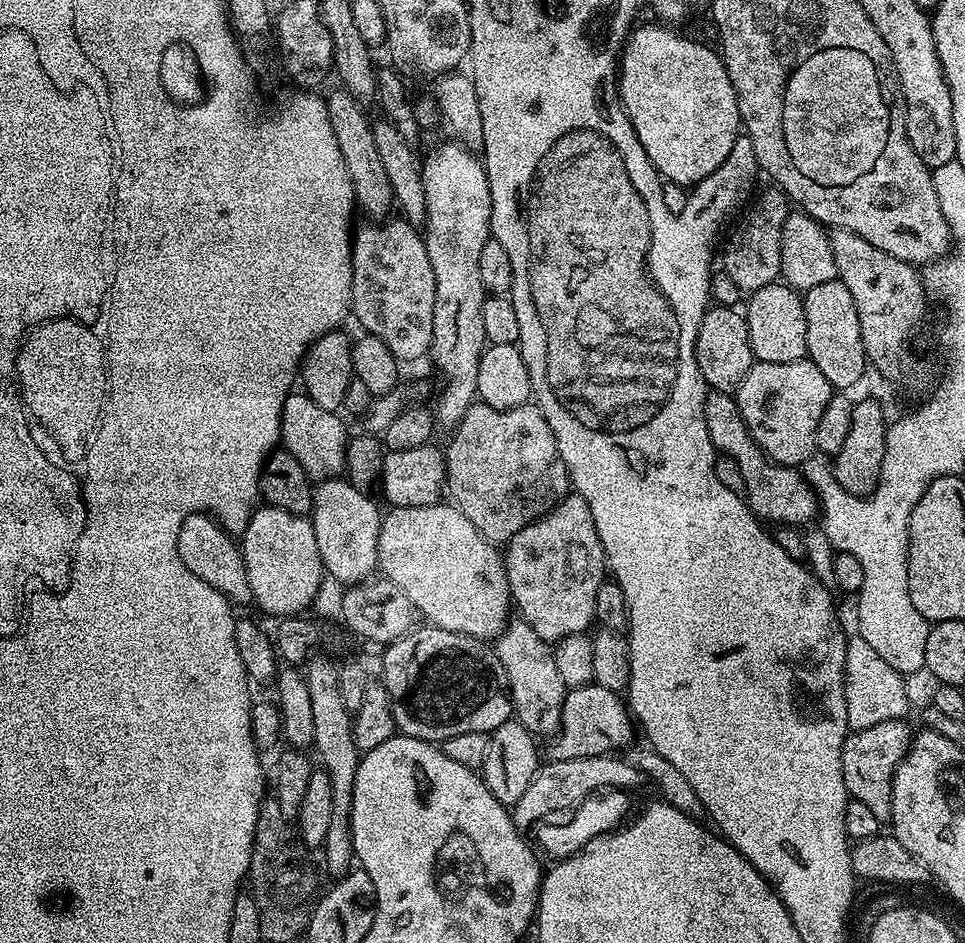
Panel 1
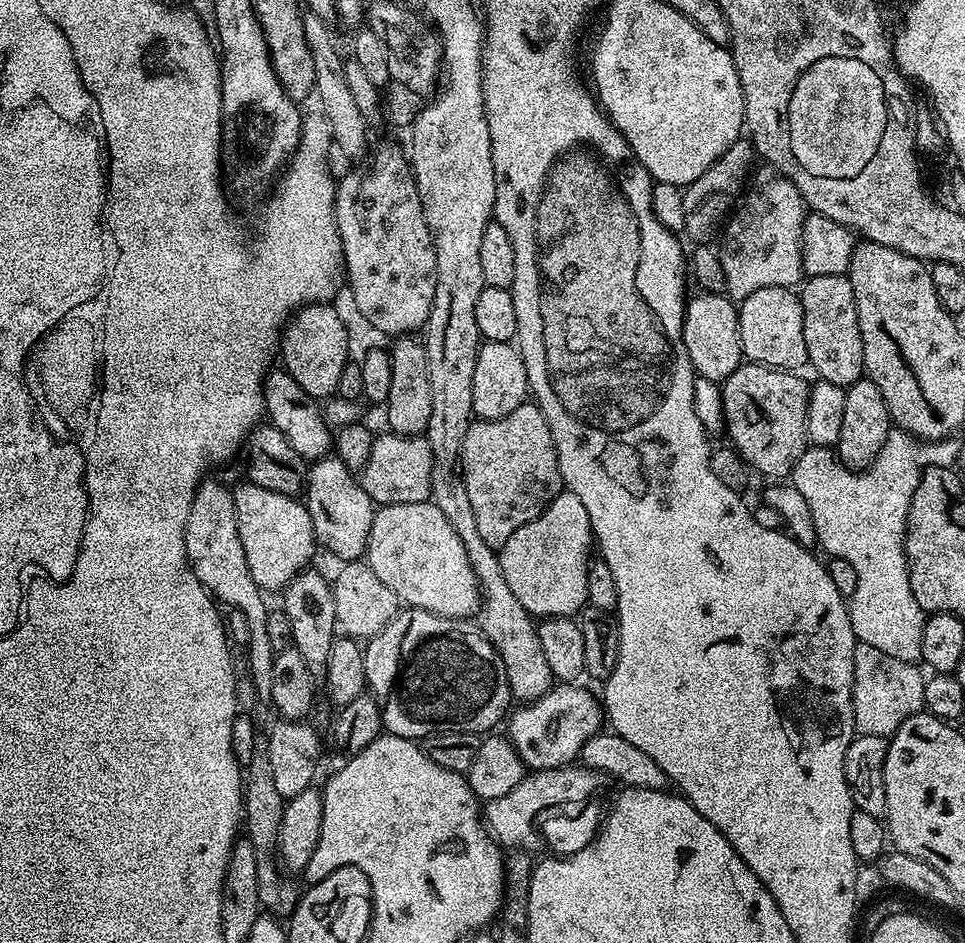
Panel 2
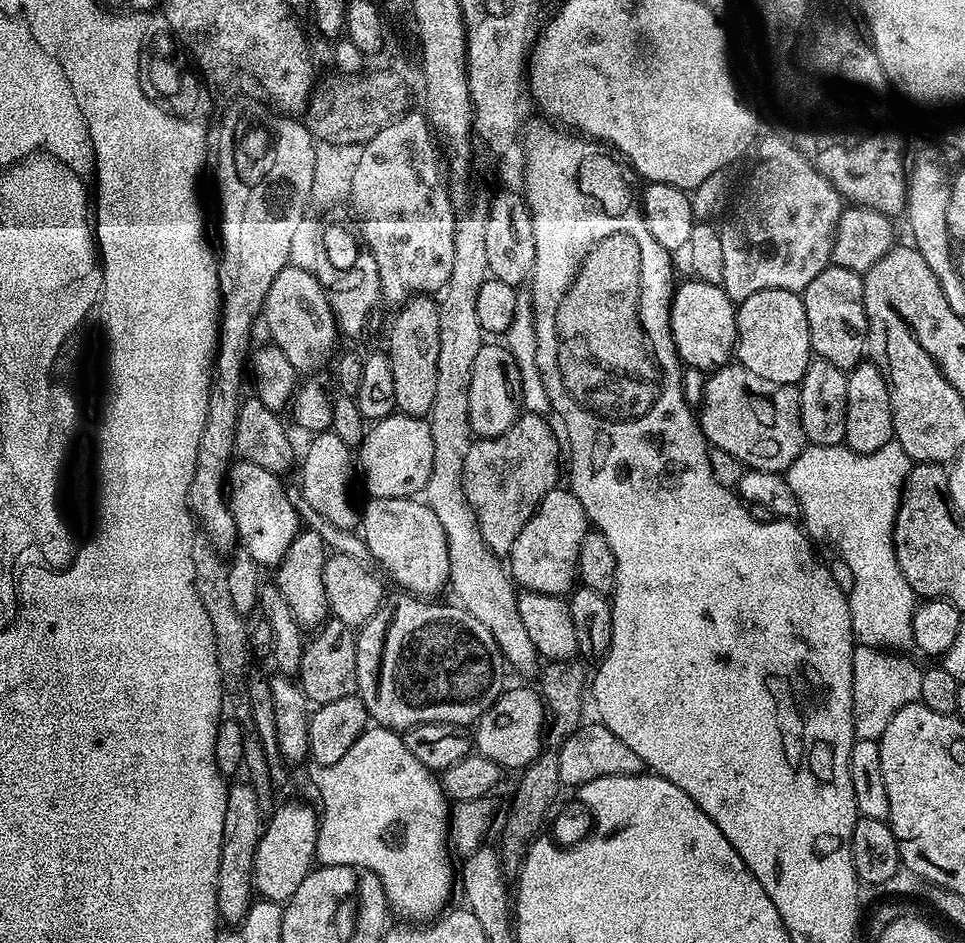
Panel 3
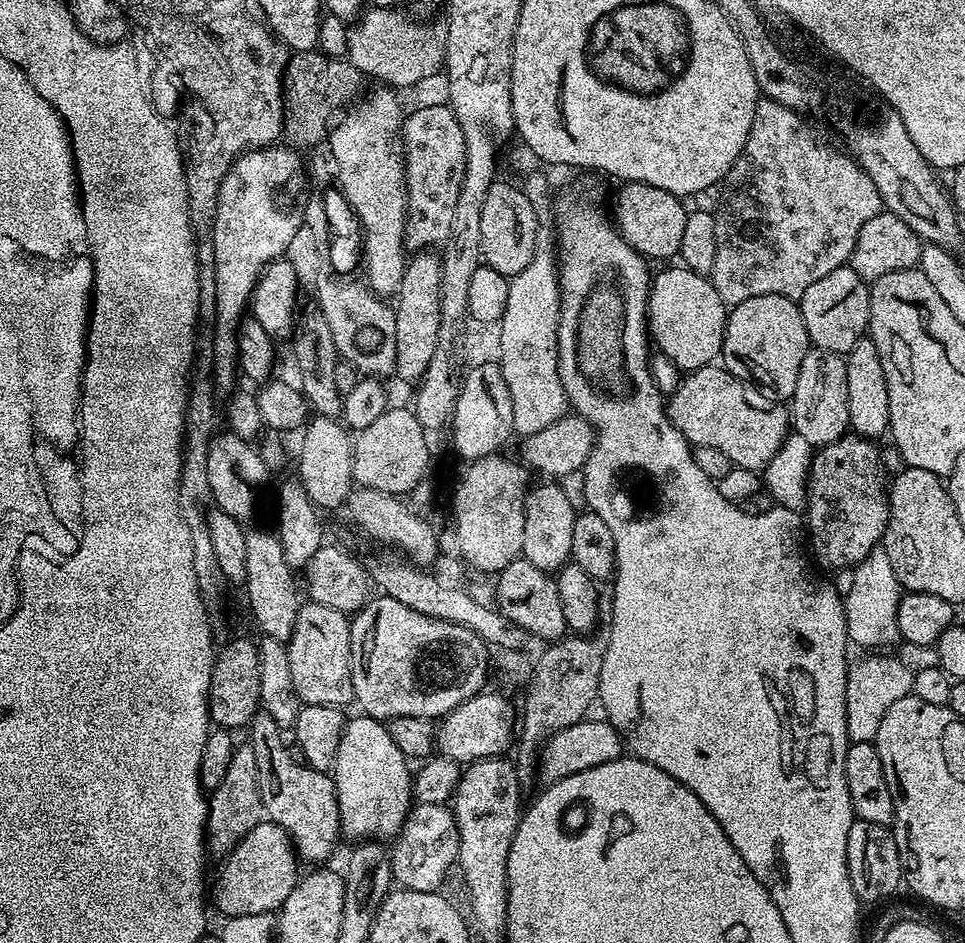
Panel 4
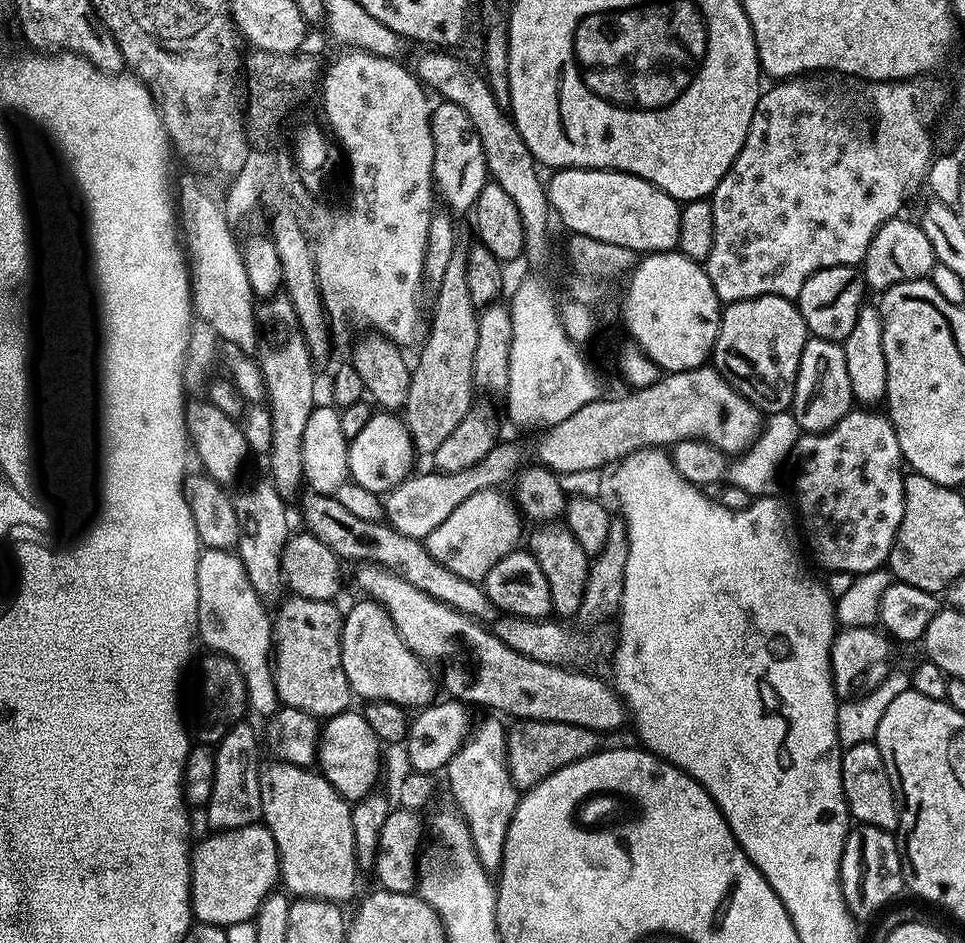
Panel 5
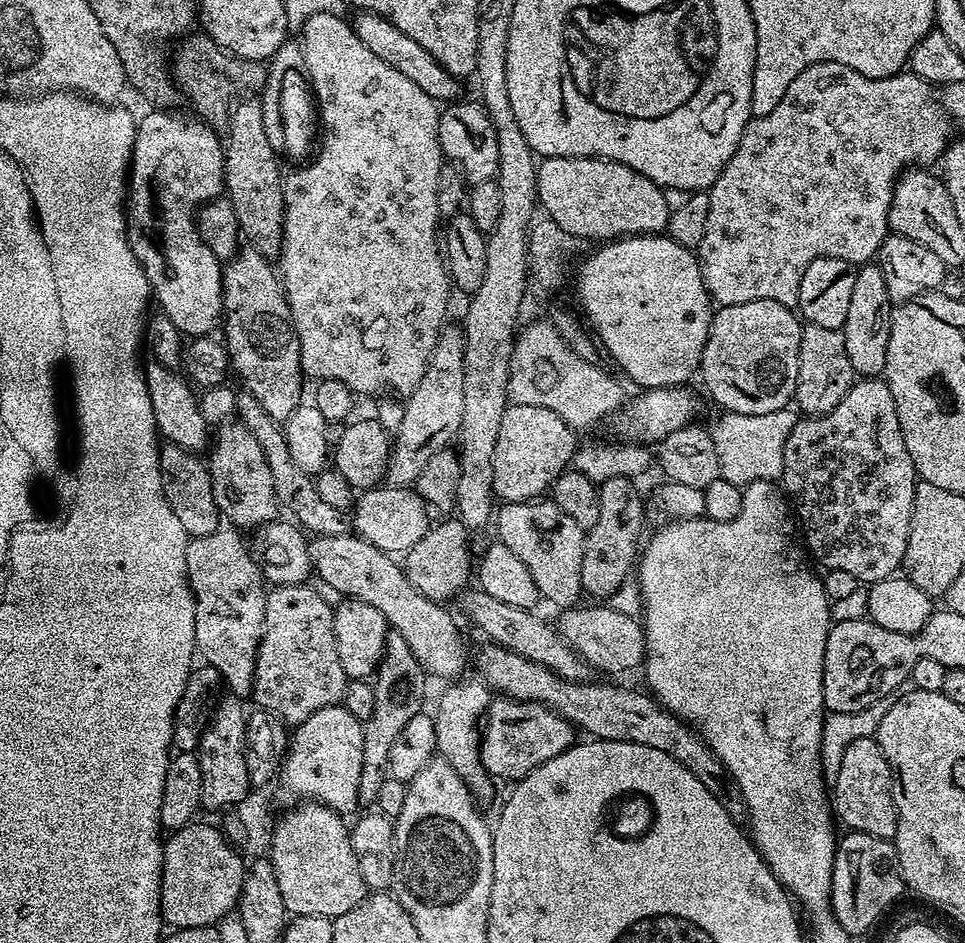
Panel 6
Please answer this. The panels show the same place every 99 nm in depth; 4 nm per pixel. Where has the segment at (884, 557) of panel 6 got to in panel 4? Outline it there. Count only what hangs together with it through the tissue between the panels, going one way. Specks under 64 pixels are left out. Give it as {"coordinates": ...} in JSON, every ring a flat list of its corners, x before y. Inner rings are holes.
{"coordinates":[[846,434,815,449,806,492,806,540,814,560,816,555,824,568,855,568,877,551,884,539,888,492,880,446,865,436]]}

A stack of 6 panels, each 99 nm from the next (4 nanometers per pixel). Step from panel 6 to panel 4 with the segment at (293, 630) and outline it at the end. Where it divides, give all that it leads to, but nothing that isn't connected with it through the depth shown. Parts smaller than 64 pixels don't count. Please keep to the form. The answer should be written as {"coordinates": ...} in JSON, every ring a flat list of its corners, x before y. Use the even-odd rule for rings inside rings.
{"coordinates":[[301,603,298,622,294,622,294,634,286,641,290,658,290,678,294,682,294,690,301,705,334,706,343,709,344,704,353,703,351,629,349,617,334,610,334,606]]}

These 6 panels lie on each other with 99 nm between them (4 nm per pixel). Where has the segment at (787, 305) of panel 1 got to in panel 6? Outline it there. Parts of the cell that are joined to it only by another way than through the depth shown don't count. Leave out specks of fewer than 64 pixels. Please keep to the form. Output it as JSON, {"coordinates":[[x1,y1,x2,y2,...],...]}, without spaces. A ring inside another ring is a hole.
{"coordinates":[[759,300,717,307,712,313,712,325,702,350,699,379,704,379,705,390,721,404,724,412,758,415,787,409,793,403,798,386,801,331,801,317,778,302]]}

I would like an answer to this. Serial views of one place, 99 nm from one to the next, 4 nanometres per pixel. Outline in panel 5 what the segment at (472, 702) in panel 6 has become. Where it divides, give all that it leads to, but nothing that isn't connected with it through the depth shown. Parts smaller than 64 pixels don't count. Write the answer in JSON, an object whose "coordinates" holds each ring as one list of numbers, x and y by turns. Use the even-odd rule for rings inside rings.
{"coordinates":[[484,714,477,724,475,721,474,727,446,766,448,792,453,800,451,803,466,822,474,850,478,854,478,862,482,862,489,874,500,871,506,846,506,830,510,826,510,818,518,799,518,790,508,769,506,724,503,722,505,723,499,715]]}

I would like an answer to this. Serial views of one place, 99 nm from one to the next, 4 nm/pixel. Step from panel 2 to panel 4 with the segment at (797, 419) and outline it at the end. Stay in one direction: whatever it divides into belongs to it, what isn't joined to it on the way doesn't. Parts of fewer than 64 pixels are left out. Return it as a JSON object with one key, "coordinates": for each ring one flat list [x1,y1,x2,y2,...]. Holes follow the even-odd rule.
{"coordinates":[[716,362,704,368,691,369,679,381,675,392,667,397,666,407,672,425,686,437,689,444,696,448,710,446,713,450,722,450,722,454,726,454,726,458,730,458,730,462,738,468,764,469,790,434,790,412,781,401,766,398,766,394,759,392,753,384,730,374,727,368]]}

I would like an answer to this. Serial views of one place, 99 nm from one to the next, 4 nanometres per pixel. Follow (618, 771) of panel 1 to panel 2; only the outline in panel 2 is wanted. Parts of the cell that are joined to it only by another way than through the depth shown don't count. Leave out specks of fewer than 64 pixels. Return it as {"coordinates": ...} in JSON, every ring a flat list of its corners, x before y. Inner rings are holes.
{"coordinates":[[583,766,529,771,522,778,522,782,518,782,518,786,510,790,510,794,502,794,502,798,494,798,483,805,484,823,497,844,508,850,523,849,524,839,532,832,532,823,536,824,541,817,553,810,572,810,581,802,591,801,596,796,595,792,604,783,609,783,609,780,606,773,595,772,592,768]]}

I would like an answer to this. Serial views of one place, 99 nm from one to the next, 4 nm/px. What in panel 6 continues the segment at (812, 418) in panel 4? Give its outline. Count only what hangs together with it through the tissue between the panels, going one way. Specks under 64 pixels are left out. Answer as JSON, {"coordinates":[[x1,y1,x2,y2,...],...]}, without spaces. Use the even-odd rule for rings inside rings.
{"coordinates":[[810,323,803,325,800,333,800,361,798,362,798,386,794,404,804,416,821,416,851,390,854,383,854,373,850,366,850,358,846,358,846,342,841,329,814,326]]}

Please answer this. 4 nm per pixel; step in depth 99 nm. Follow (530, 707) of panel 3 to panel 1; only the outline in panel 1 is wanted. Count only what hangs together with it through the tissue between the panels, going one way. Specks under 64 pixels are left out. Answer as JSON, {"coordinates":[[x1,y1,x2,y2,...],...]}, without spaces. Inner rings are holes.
{"coordinates":[[595,682,570,688,560,705,560,729,551,737,547,755,553,760,590,758,612,754,615,748,627,749,633,743,634,717,621,693,611,692]]}

